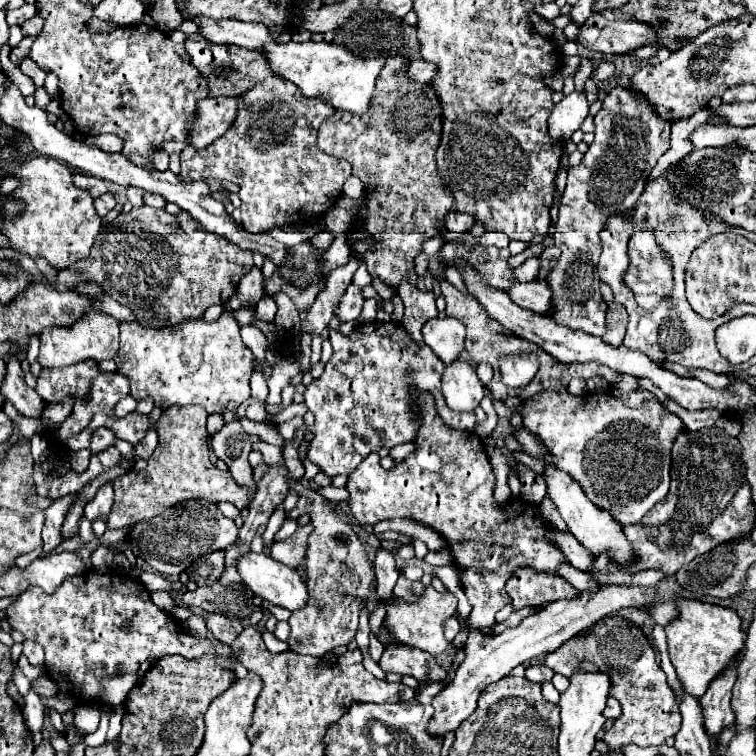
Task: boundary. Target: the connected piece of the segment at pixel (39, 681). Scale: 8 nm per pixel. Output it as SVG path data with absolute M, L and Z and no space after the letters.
M46 674L38 676L36 680L32 680L32 688L38 692L38 696L46 696L46 698L50 698L50 696L54 696L58 692L56 682L50 680Z

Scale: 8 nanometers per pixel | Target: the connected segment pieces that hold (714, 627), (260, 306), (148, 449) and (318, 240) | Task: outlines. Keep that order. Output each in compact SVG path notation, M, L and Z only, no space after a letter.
M684 596L676 598L678 618L666 624L666 640L668 640L668 654L676 668L678 680L684 684L684 690L700 698L712 678L716 678L736 654L744 648L746 632L742 630L742 620L734 608L708 604L700 600L690 600Z
M264 296L258 304L256 304L256 316L264 322L274 322L274 316L276 316L276 302L272 296Z
M148 432L138 444L136 444L136 460L138 458L144 458L144 460L148 460L150 456L152 456L152 452L154 452L154 448L158 446L158 438L156 438L156 434L152 432Z
M324 230L324 232L318 232L318 234L314 234L314 238L312 238L312 242L314 242L314 244L316 244L318 248L322 248L322 250L330 248L332 240L334 240L334 234L332 234L330 230Z

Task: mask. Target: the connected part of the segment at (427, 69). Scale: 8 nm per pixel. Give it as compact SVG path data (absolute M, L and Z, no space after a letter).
M410 58L406 62L406 76L408 76L408 80L426 84L426 82L432 80L434 72L436 72L436 66L430 64L430 62L426 62L426 60L412 60Z

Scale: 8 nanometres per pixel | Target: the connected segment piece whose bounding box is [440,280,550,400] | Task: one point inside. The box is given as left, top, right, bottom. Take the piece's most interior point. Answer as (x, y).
(486, 341)

